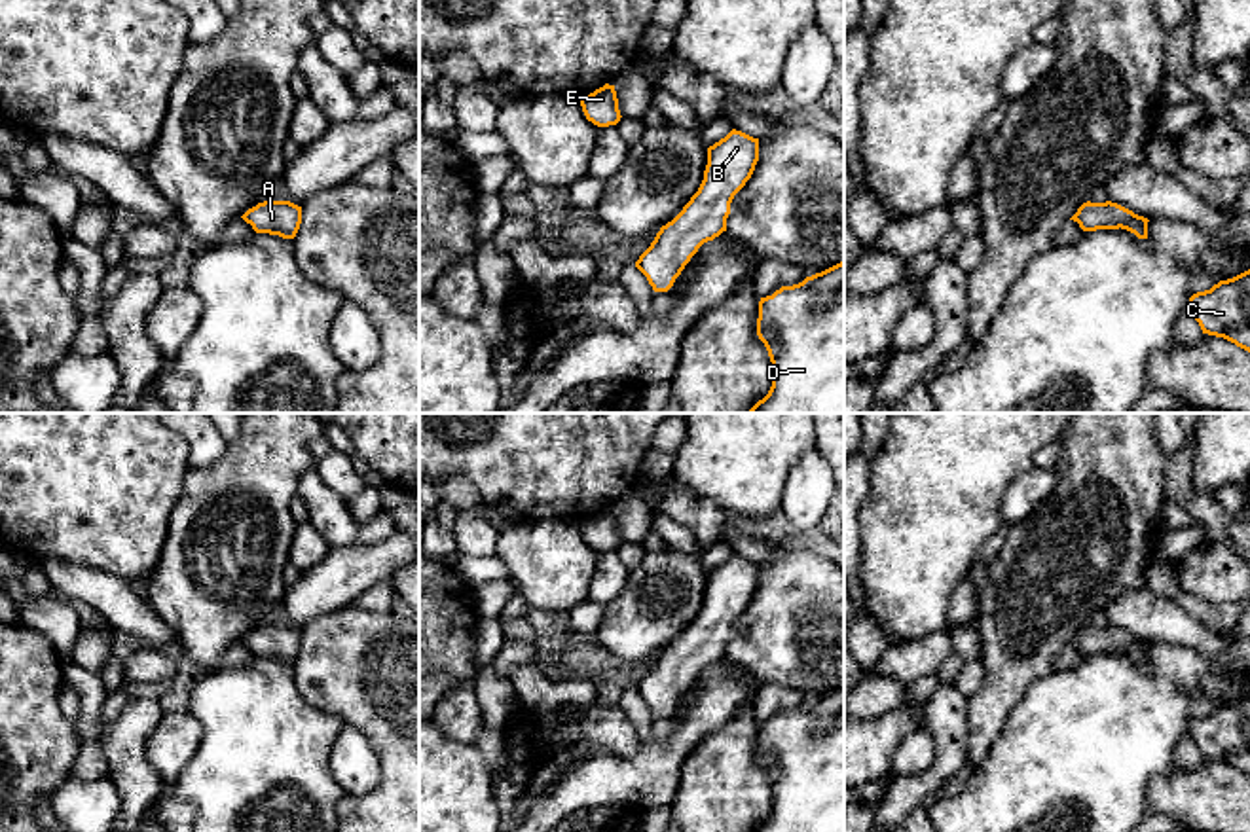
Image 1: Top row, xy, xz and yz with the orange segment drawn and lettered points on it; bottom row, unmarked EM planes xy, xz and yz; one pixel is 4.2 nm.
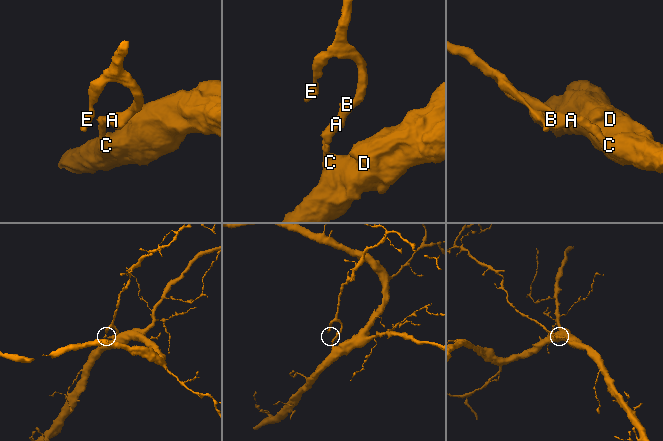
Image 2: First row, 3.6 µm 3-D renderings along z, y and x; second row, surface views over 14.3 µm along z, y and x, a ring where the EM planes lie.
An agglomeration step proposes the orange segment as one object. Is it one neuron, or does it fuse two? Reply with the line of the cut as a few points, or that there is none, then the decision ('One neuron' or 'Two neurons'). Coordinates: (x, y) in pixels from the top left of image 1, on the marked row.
No split. One neuron

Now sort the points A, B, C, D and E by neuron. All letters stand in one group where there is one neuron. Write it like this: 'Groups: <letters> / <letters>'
Groups: A B C D E

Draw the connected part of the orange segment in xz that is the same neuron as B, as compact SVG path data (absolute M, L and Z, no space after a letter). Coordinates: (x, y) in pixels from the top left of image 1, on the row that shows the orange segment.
M736 129L708 148L698 191L635 262L654 292L668 292L698 248L726 231L730 203L751 178L757 161L759 138Z

